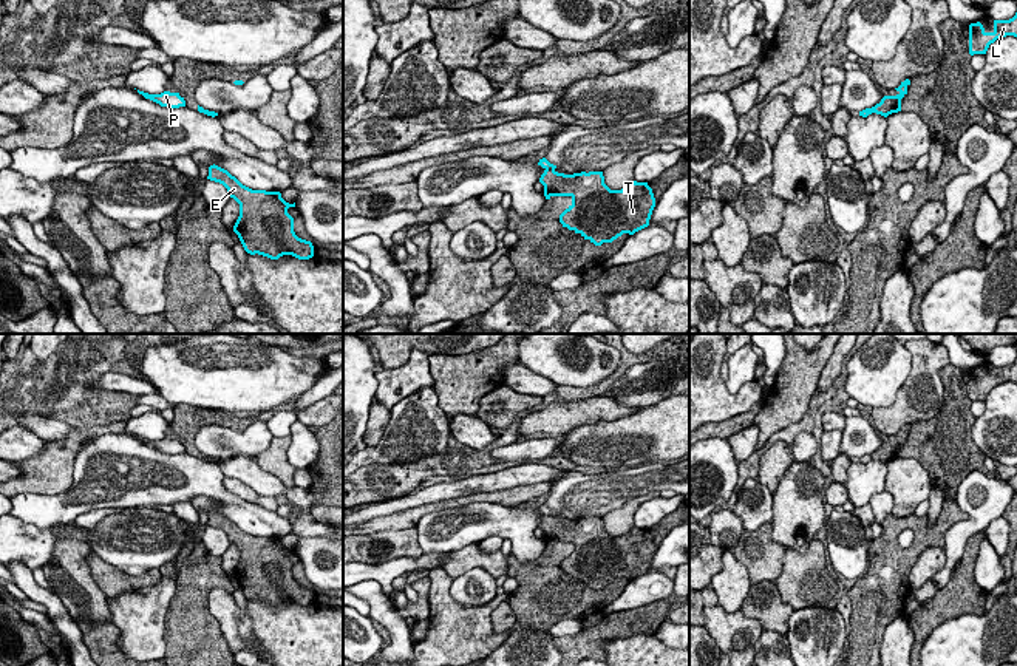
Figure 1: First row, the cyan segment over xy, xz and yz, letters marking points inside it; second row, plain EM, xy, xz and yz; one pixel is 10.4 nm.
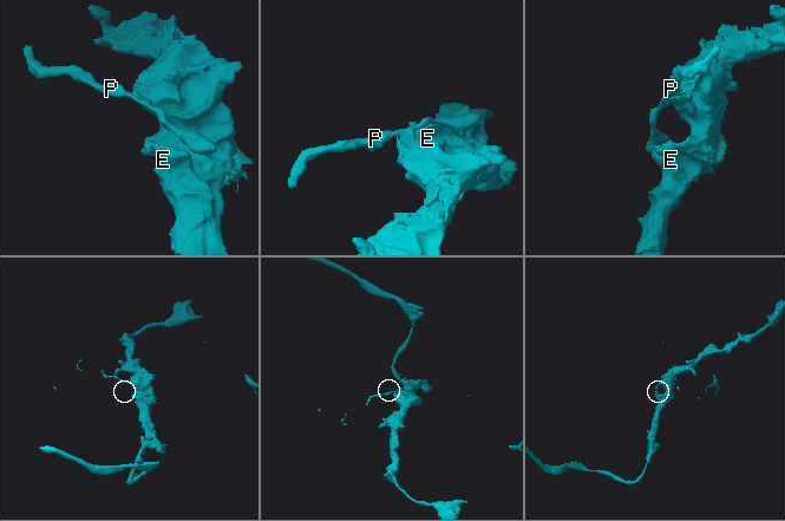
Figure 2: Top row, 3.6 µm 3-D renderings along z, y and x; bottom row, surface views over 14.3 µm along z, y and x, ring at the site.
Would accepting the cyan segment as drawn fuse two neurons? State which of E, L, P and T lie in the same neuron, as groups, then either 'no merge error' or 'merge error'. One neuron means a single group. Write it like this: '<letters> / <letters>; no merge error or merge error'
E L T / P; merge error

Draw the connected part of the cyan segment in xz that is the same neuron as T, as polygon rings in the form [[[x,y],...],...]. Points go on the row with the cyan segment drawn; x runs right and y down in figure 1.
[[[546,168],[539,182],[546,199],[572,198],[572,204],[560,215],[560,223],[595,246],[648,227],[655,207],[648,182],[634,181],[621,190],[611,190],[603,172],[564,175]]]

